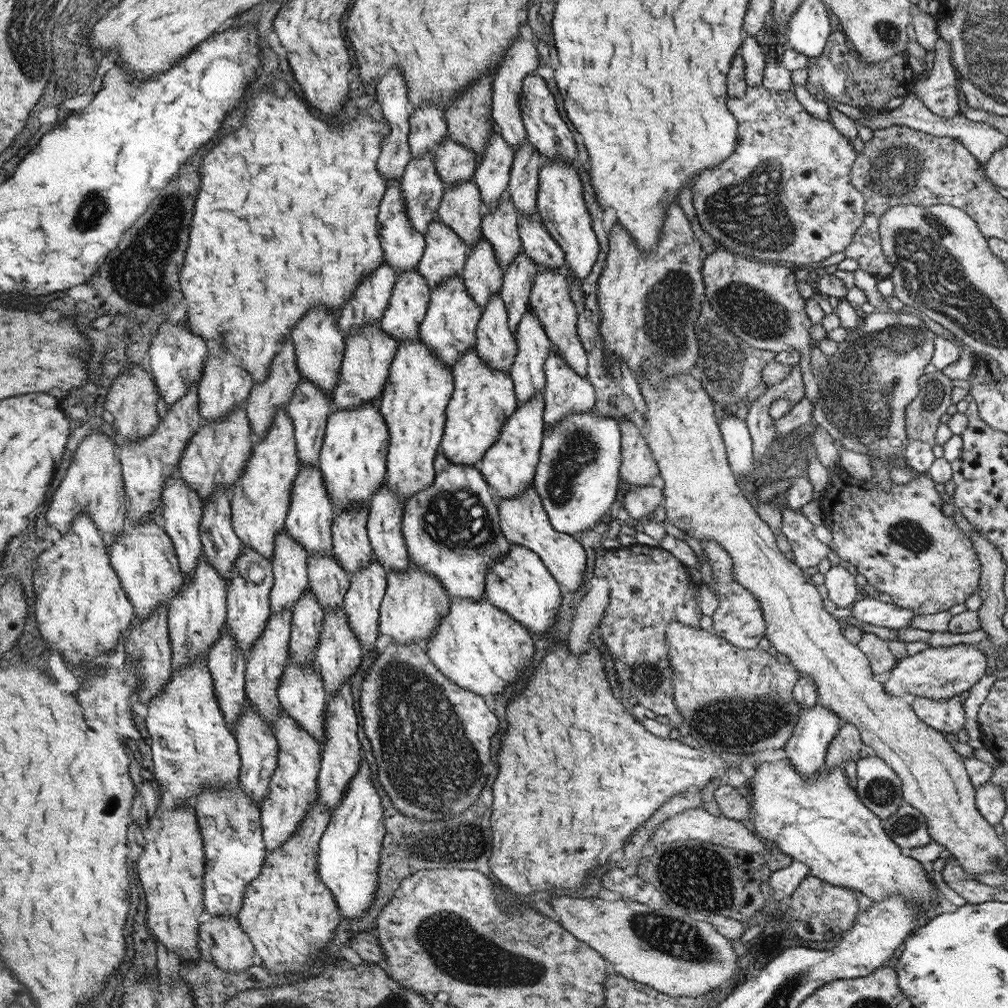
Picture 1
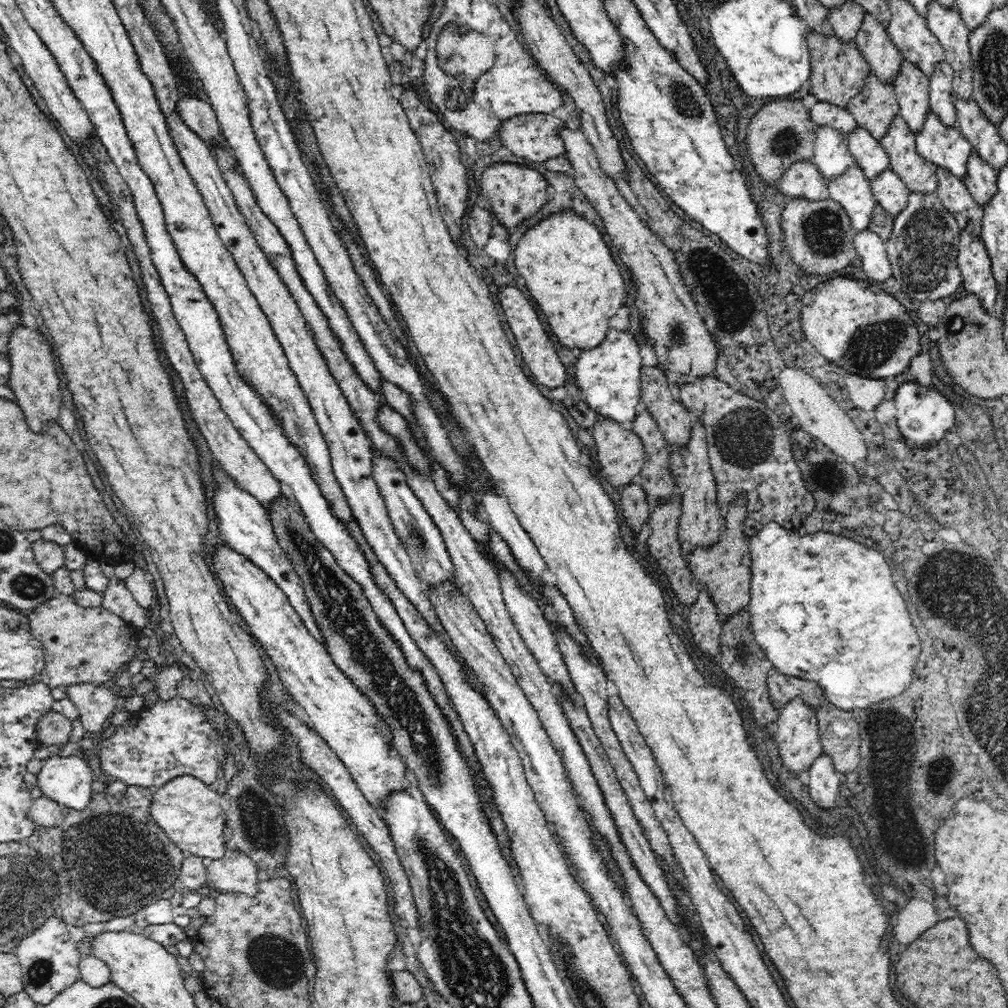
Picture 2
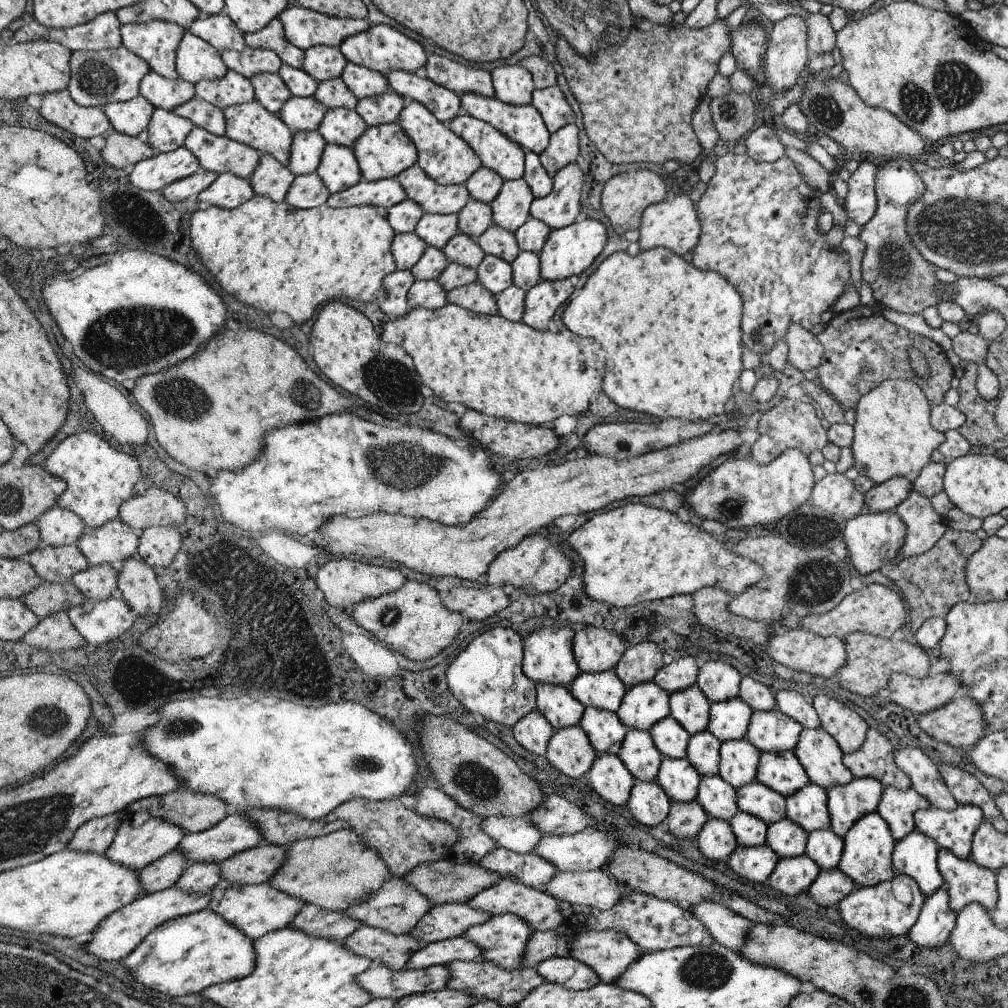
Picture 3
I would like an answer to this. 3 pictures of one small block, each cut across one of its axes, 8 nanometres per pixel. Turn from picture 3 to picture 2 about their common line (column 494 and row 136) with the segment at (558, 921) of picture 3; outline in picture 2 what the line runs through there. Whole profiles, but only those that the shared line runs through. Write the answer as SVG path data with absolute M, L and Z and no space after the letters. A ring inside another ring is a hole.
M902 116L892 122L892 128L880 140L880 146L890 156L890 170L906 184L912 194L934 194L938 190L938 166L934 166L934 162L926 162L918 154L916 134L910 130L910 126L906 126Z

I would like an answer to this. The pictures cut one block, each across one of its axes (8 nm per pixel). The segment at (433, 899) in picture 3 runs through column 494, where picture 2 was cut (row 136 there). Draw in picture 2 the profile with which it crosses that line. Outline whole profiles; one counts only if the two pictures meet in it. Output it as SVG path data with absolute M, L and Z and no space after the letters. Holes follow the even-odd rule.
M870 74L864 90L852 98L848 114L858 122L860 128L870 132L872 138L880 142L892 128L892 122L900 116L894 86L880 82L874 74Z

